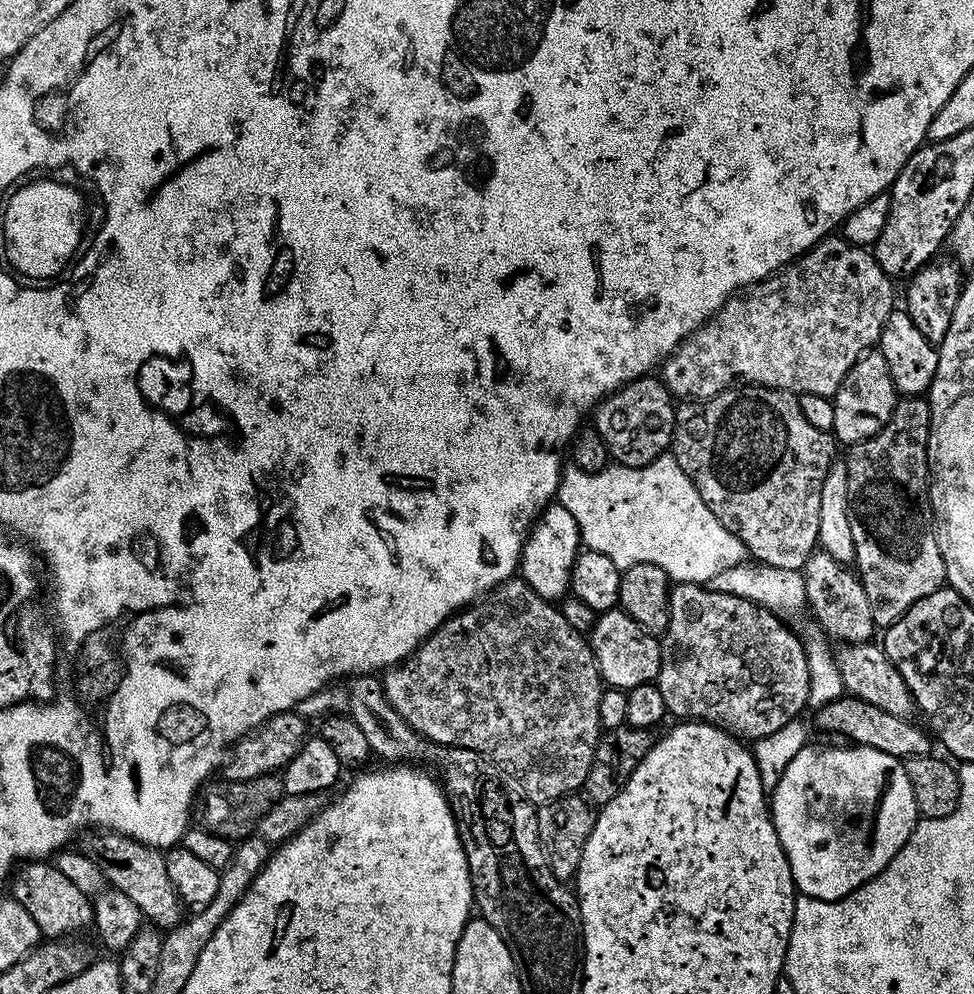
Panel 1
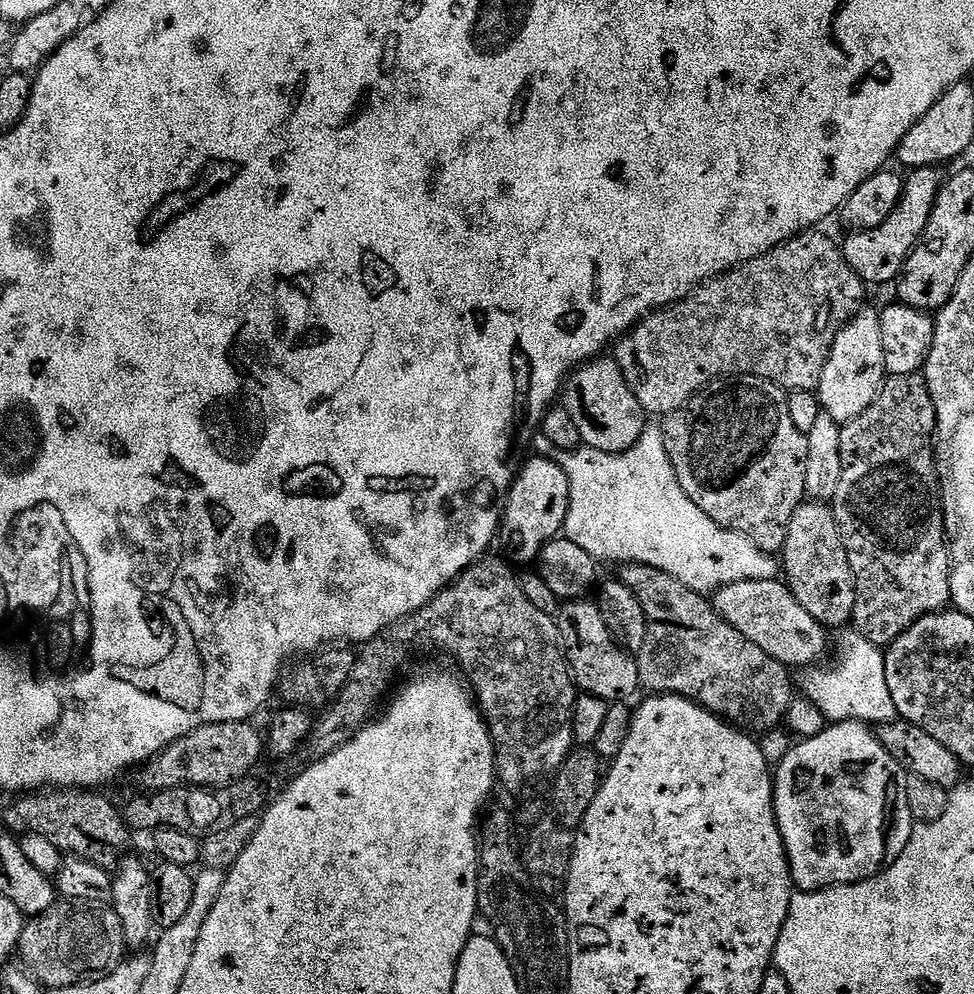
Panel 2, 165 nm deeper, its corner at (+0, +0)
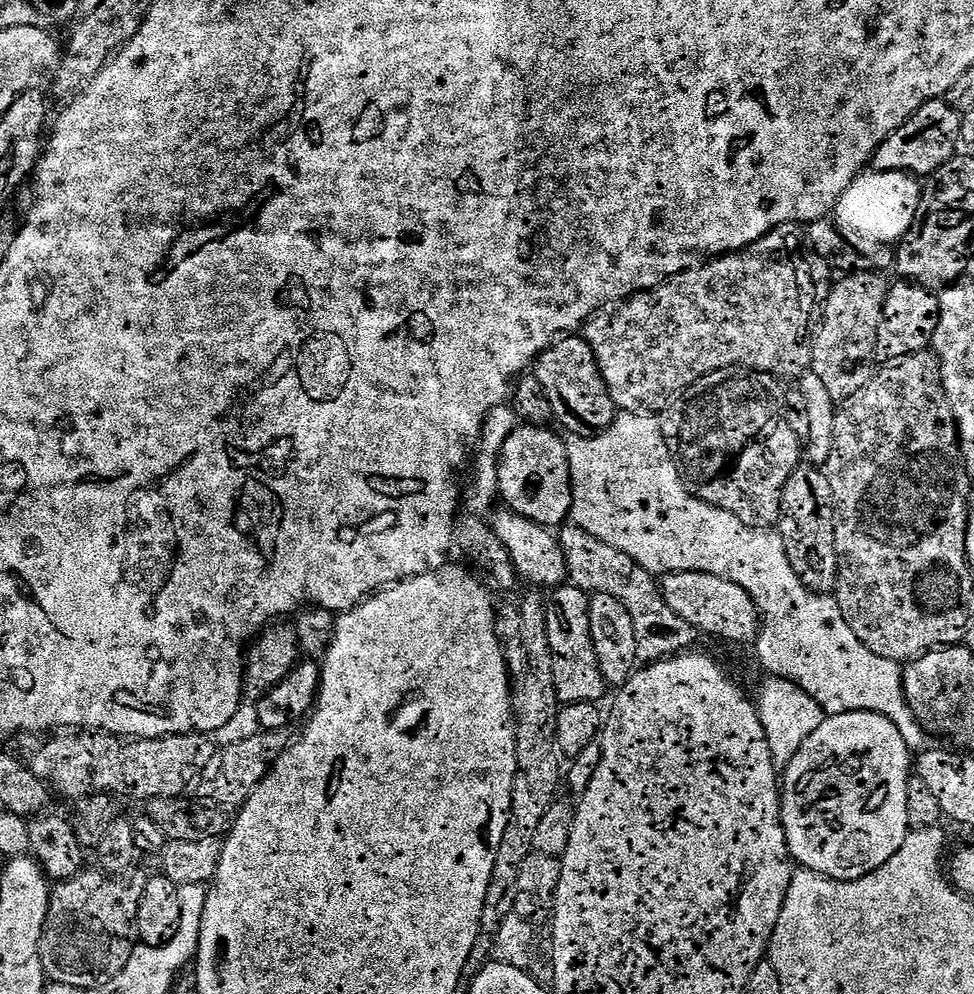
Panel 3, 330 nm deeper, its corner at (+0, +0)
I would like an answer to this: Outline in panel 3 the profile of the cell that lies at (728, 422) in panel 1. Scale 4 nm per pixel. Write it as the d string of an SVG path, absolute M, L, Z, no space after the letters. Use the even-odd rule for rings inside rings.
M723 368L720 372L712 372L708 376L699 377L696 383L691 384L686 391L681 392L667 408L659 413L662 438L666 438L666 446L670 450L672 461L678 466L678 474L688 493L710 506L718 506L722 510L734 514L734 518L738 518L738 522L746 522L746 526L751 528L772 530L779 525L782 490L786 486L790 474L794 474L794 470L802 463L802 440L801 437L800 440L796 437L791 422L784 417L784 392L780 387L782 387L781 381L765 372L755 372L749 368Z

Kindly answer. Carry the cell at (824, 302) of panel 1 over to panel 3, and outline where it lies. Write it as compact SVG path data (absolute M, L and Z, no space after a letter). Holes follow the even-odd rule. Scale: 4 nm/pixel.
M784 224L741 252L729 252L695 268L687 268L663 280L656 288L637 292L589 318L583 325L582 335L590 350L594 350L598 370L602 370L606 390L610 390L610 398L617 409L620 412L659 413L699 377L720 372L723 368L749 368L784 382L805 375L812 367L812 349L808 341L810 325L821 299L823 276L829 275L830 269L821 256L802 242L801 236L801 225Z

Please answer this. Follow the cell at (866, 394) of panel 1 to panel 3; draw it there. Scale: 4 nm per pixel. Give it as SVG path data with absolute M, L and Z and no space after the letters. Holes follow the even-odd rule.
M888 272L847 273L833 286L828 301L827 296L823 301L818 323L810 336L812 349L810 372L826 386L832 400L837 402L851 400L854 394L858 394L867 386L874 375L872 364L874 365L876 360L878 322L882 322L882 306L886 302L886 294L890 287L888 278L890 278Z

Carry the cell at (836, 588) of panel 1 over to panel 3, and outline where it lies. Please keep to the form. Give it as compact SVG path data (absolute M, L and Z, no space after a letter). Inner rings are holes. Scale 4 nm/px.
M807 462L790 474L782 490L780 503L780 522L778 531L786 546L786 558L794 566L794 574L802 580L812 592L831 593L836 586L838 574L838 554L834 542L836 529L836 510L830 494L830 482L826 474L817 465Z

